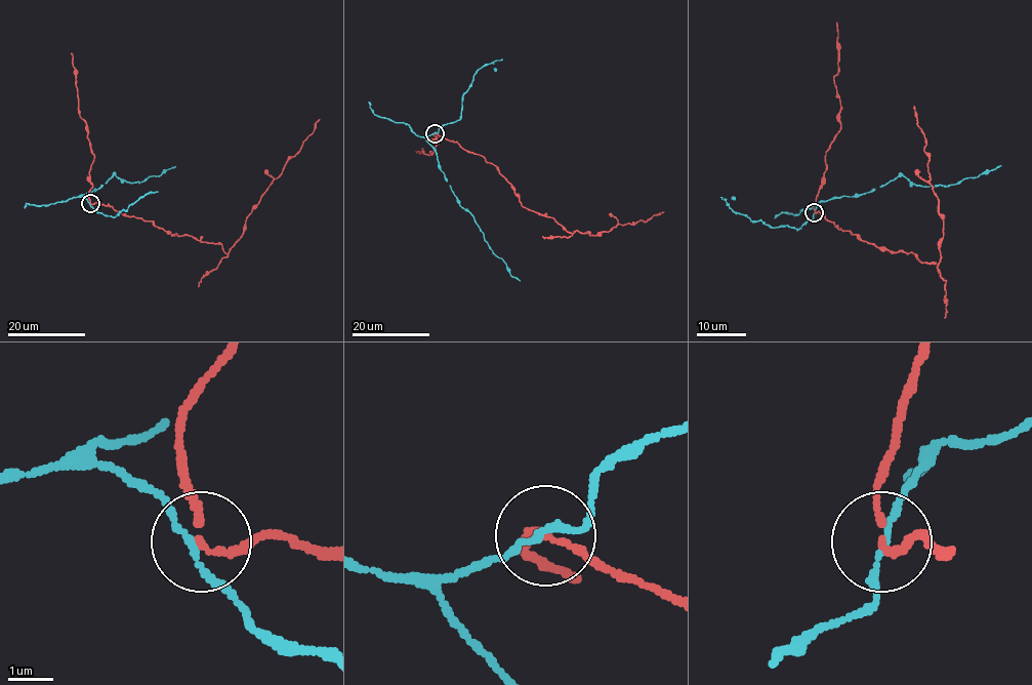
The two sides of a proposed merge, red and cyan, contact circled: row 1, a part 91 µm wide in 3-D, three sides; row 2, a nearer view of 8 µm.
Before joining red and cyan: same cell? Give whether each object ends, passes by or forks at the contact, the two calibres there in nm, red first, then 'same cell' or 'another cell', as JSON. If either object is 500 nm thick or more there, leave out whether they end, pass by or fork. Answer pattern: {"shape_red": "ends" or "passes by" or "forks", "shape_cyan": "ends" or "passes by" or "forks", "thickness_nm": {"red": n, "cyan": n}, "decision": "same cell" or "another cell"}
{"shape_red": "passes by", "shape_cyan": "passes by", "thickness_nm": {"red": 150, "cyan": 130}, "decision": "another cell"}

